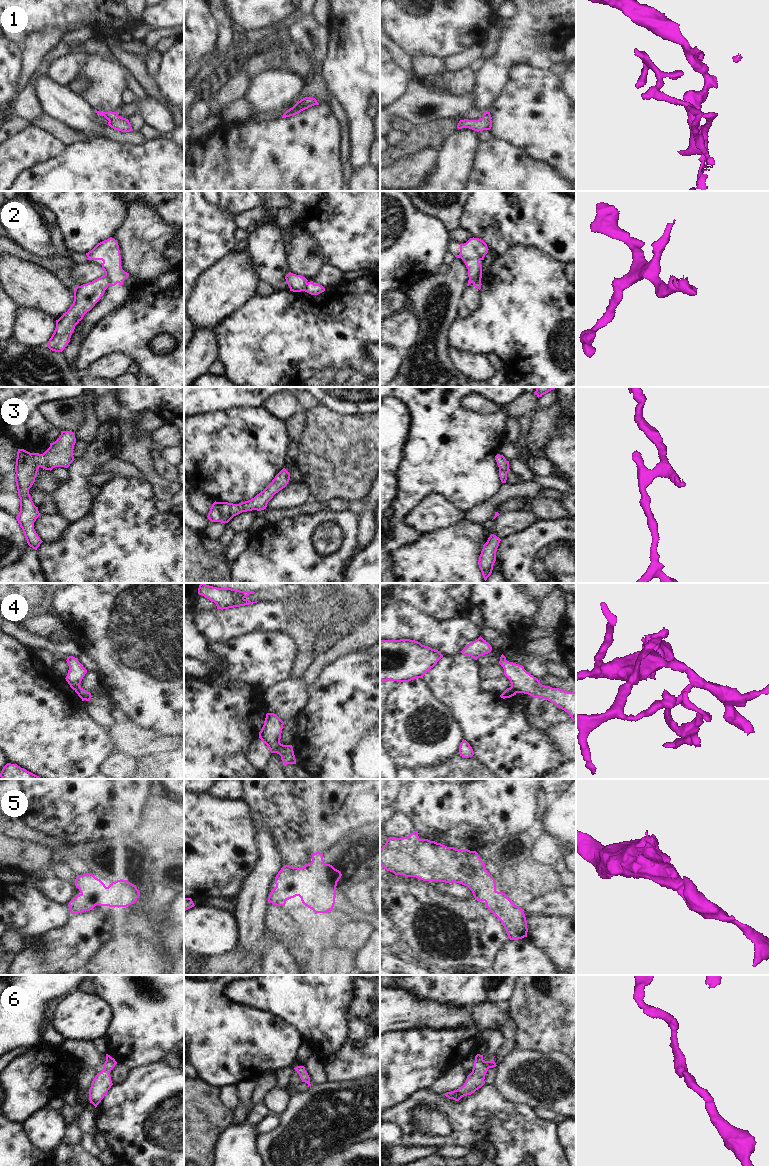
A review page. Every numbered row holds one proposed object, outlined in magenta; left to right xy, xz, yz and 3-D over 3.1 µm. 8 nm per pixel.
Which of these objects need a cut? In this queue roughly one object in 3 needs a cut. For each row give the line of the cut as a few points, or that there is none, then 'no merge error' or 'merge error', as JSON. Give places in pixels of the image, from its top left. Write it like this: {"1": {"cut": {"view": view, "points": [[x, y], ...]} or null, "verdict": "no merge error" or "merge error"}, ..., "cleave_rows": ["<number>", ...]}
{"1": {"cut": null, "verdict": "no merge error"}, "2": {"cut": {"view": "xy", "points": [[104, 275], [110, 284]]}, "verdict": "merge error"}, "3": {"cut": null, "verdict": "no merge error"}, "4": {"cut": {"view": "yz", "points": [[511, 686], [516, 692]]}, "verdict": "merge error"}, "5": {"cut": null, "verdict": "no merge error"}, "6": {"cut": null, "verdict": "no merge error"}, "cleave_rows": ["2", "4"]}

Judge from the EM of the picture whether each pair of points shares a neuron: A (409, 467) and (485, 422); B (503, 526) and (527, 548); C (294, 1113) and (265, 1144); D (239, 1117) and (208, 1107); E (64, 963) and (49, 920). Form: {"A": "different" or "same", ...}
{"A": "same", "B": "different", "C": "same", "D": "different", "E": "different"}

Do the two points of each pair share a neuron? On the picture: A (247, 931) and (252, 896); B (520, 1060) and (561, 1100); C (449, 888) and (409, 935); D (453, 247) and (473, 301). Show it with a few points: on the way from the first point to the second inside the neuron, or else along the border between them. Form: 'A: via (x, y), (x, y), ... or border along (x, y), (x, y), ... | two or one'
A: via (250, 922), (250, 905) | one
B: via (522, 1073), (526, 1077), (539, 1080), (549, 1088) | one
C: border along (427, 881), (443, 893), (467, 898) | two
D: via (467, 258), (474, 265), (475, 287) | one

